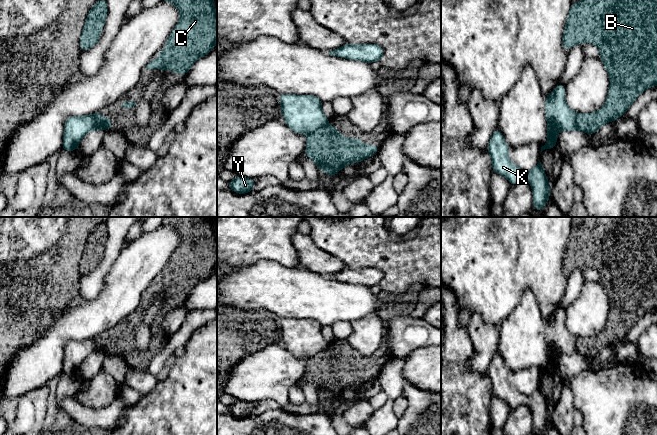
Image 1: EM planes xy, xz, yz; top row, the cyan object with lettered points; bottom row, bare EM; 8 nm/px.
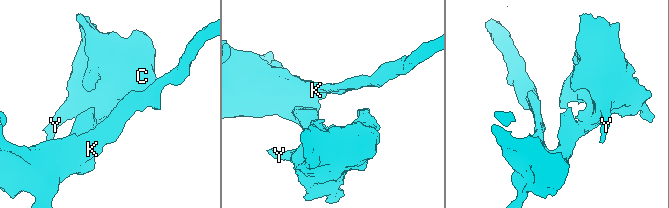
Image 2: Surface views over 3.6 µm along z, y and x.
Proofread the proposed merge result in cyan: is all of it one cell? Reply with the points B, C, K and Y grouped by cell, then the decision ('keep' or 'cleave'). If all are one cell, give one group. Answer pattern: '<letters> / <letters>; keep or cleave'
B C Y / K; cleave

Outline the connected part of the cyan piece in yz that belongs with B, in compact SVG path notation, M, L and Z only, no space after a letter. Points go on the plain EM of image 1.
M583 217L582 224L579 227L572 227L570 231L562 261L562 269L566 275L570 274L575 268L581 269L582 267L593 267L598 271L600 275L600 283L602 284L610 302L608 321L603 331L597 336L576 338L577 354L593 359L607 346L618 344L624 339L627 333L642 316L657 309L657 217Z

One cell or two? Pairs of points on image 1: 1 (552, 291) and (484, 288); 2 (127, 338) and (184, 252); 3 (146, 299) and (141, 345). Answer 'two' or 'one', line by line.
1: one
2: one
3: two

